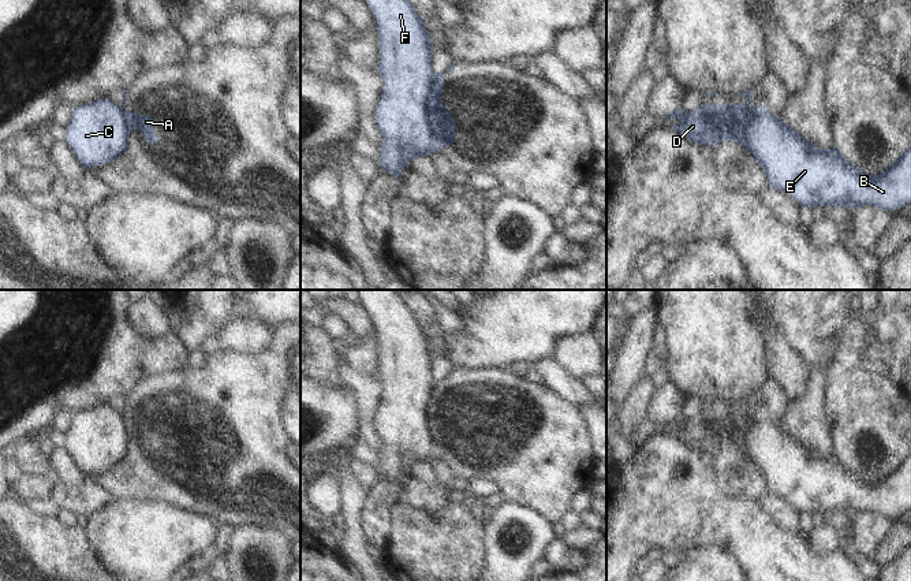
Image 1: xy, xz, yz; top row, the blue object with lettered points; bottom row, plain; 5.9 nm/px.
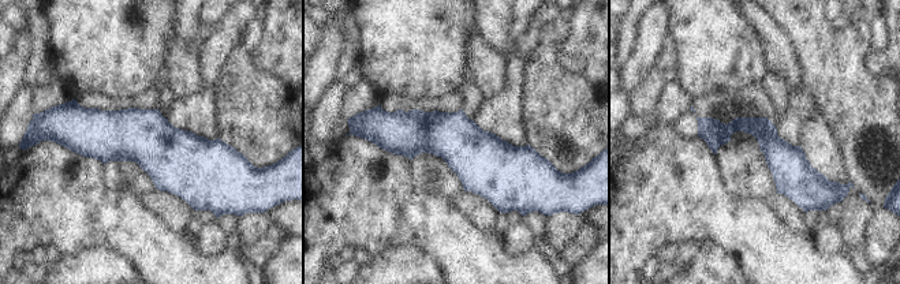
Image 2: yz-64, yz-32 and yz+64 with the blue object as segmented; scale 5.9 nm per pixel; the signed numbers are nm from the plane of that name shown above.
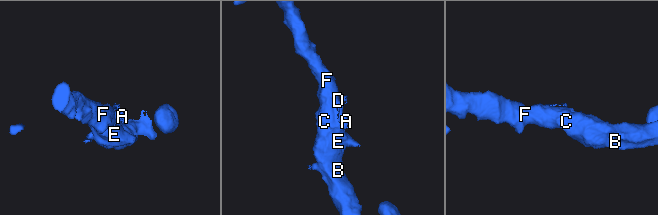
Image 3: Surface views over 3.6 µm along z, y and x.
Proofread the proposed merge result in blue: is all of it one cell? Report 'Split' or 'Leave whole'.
Split.

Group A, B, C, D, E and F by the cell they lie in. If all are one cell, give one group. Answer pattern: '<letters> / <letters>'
A / B C D E F

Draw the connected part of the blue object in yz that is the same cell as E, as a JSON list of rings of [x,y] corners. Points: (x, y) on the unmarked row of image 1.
[[[765,411],[753,417],[747,428],[736,432],[736,437],[738,446],[766,480],[769,494],[787,498],[802,514],[839,511],[852,515],[871,511],[891,518],[911,510],[911,454],[882,478],[869,483],[847,466],[836,452],[817,455],[780,424],[774,424]]]

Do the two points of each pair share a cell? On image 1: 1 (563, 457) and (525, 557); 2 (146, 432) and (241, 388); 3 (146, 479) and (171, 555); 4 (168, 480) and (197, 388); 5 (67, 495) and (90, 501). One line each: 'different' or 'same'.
1: different
2: same
3: different
4: same
5: same

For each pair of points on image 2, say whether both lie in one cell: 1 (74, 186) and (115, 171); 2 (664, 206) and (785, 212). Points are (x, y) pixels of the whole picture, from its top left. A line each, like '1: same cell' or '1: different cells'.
1: different cells
2: different cells

